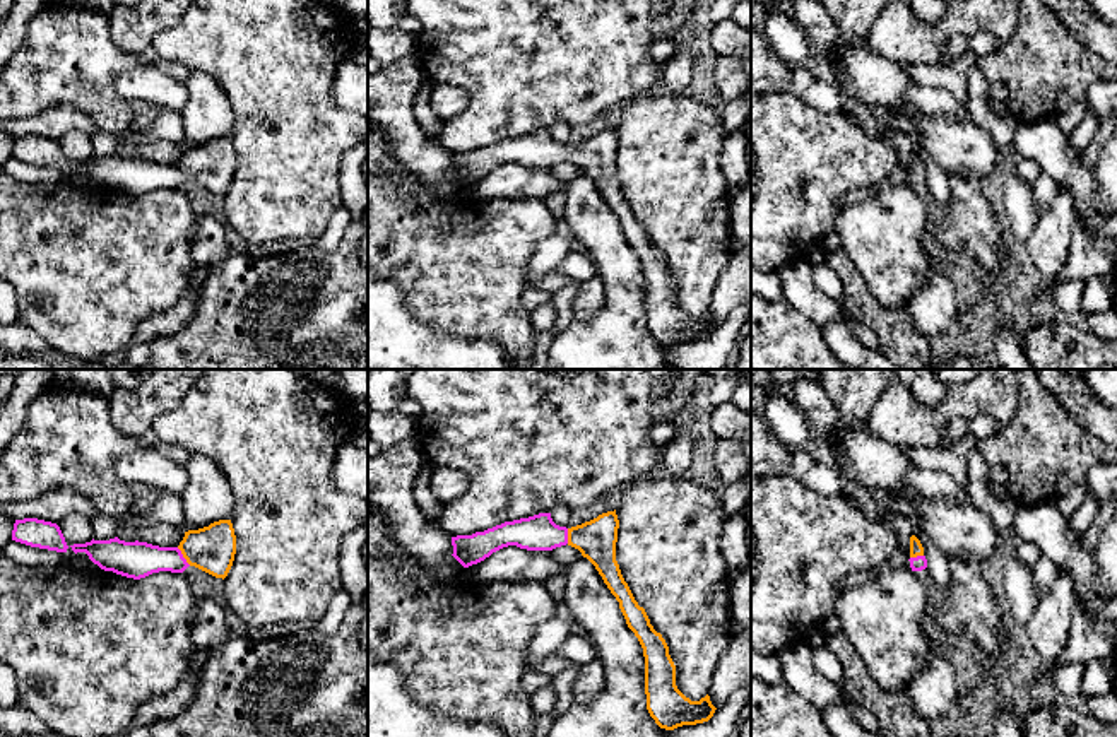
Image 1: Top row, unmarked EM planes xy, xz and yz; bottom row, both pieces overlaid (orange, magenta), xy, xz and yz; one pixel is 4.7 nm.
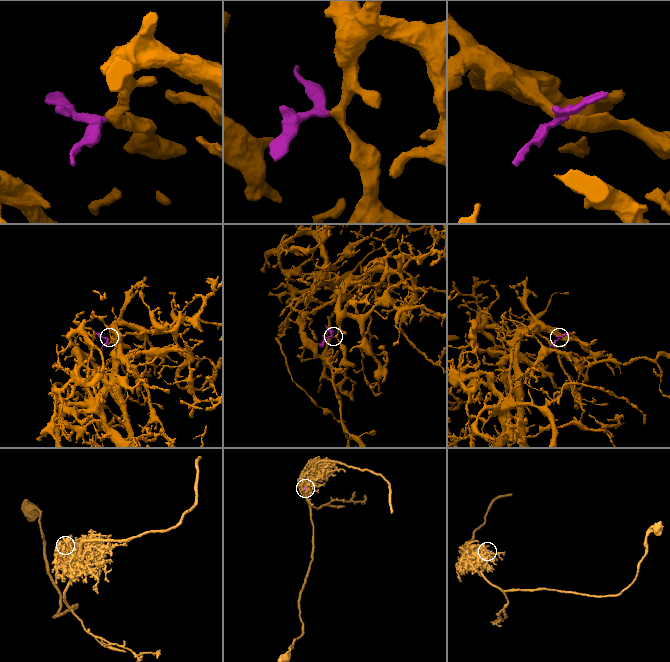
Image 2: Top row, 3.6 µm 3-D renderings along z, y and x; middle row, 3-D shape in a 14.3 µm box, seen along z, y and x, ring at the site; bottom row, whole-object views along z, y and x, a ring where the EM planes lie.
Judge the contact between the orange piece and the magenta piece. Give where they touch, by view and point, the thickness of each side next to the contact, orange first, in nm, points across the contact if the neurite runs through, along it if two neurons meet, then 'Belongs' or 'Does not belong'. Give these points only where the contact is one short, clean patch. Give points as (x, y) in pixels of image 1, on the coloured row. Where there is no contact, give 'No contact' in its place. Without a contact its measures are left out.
Touches orange at xy (183, 556). Thickness 220 nm (orange) against 180 nm. Path across: xy (211, 549), (194, 549), (183, 556), (135, 560). Belongs

